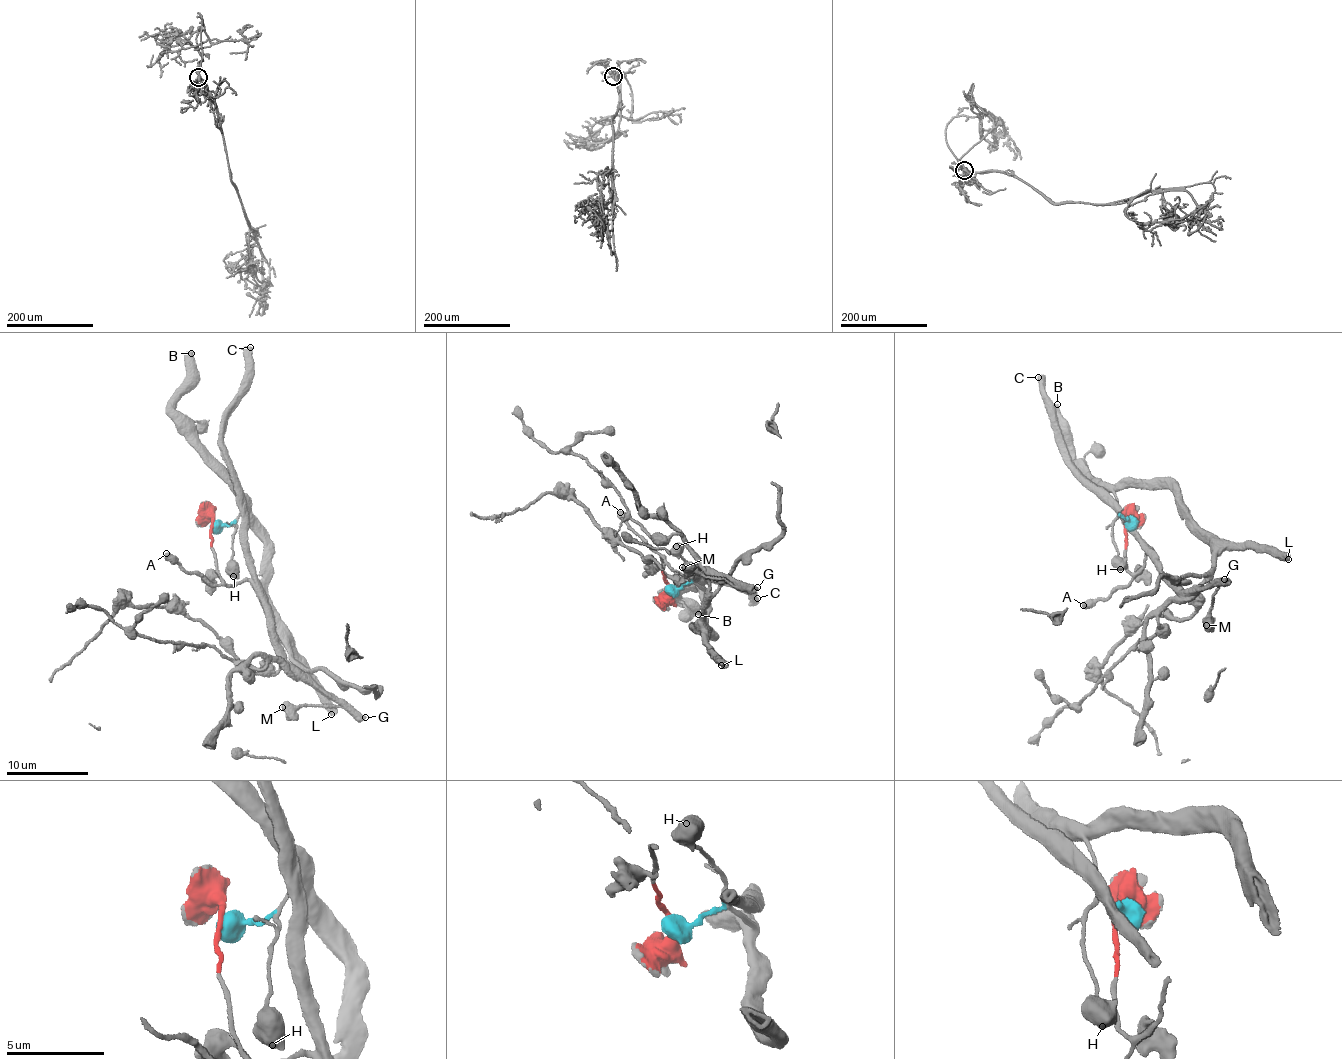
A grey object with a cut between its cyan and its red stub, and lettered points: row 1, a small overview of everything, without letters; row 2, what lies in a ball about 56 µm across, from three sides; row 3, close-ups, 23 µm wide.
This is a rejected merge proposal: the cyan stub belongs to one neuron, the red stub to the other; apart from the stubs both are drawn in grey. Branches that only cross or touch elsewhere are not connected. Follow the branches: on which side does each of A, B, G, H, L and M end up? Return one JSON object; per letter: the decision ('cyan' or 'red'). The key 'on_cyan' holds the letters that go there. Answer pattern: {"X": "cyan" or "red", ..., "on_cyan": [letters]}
{"A": "red", "B": "cyan", "G": "red", "H": "cyan", "L": "cyan", "M": "red", "on_cyan": ["B", "H", "L"]}

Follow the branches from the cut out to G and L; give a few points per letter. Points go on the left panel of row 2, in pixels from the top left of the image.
G: (213, 523), (215, 571), (229, 585), (250, 581), (262, 601), (274, 646), (322, 689), (344, 699), (366, 718)
L: (213, 523), (233, 523), (240, 511), (240, 498), (251, 526), (263, 539), (270, 615), (297, 649), (332, 715)

